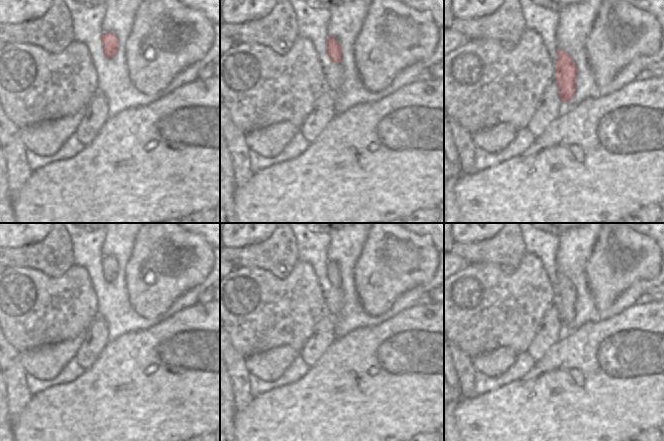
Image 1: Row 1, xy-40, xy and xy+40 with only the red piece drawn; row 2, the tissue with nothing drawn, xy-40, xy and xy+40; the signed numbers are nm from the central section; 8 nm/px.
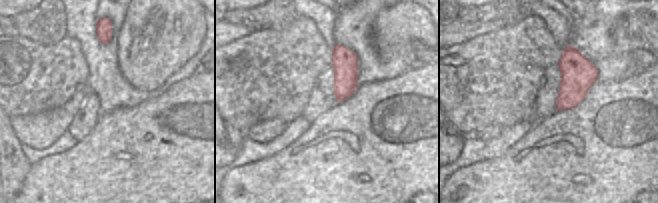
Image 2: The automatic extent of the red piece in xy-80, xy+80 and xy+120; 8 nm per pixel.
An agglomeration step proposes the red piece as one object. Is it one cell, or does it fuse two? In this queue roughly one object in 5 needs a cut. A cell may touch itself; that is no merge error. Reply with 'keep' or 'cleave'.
keep

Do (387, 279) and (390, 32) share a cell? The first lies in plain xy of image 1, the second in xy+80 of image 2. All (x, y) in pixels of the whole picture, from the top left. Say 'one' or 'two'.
one

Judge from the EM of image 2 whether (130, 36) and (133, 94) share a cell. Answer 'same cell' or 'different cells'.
different cells

